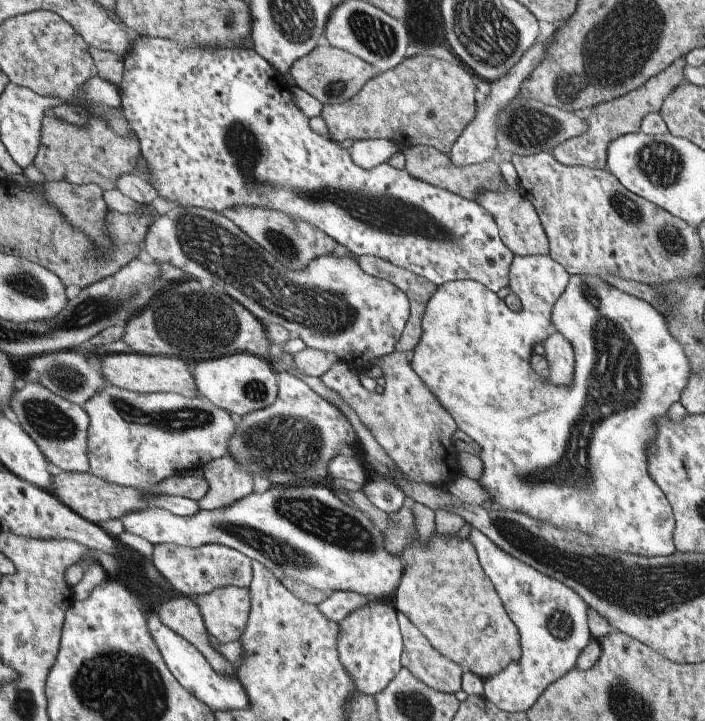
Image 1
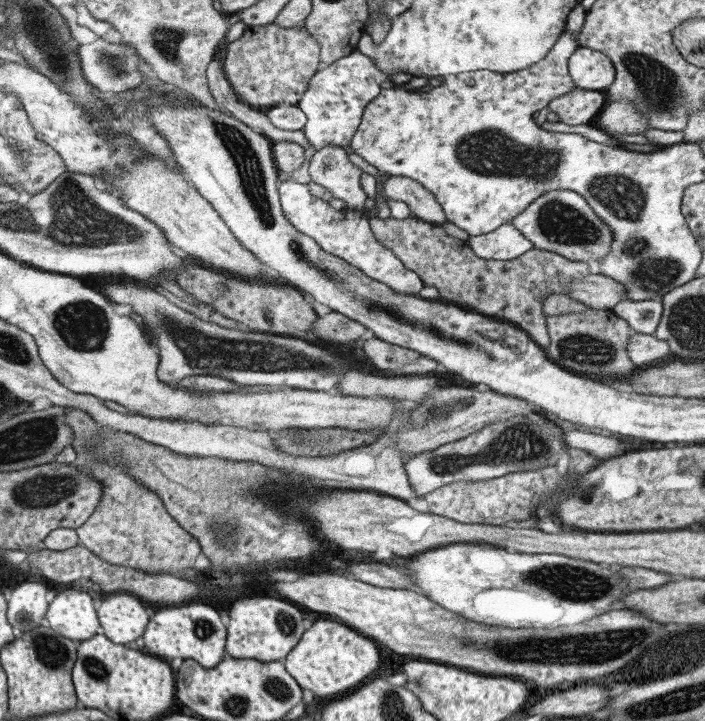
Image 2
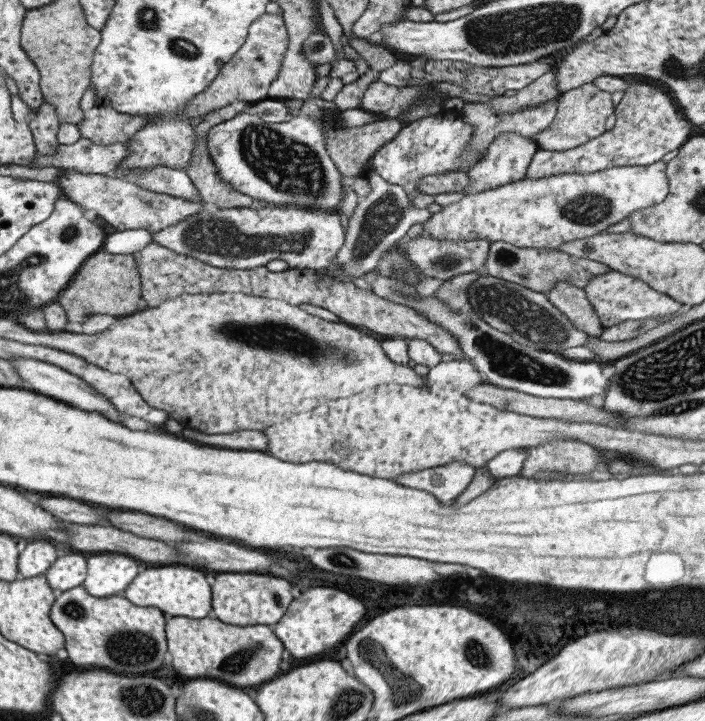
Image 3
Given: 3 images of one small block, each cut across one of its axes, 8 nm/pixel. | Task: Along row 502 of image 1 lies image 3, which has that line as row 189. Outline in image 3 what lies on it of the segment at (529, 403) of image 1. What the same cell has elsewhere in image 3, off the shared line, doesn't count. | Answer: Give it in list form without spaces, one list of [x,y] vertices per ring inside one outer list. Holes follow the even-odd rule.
[[[657,161],[647,166],[615,166],[589,174],[566,172],[543,178],[524,176],[493,189],[465,194],[459,201],[441,206],[437,213],[422,222],[423,232],[440,241],[481,239],[506,242],[517,248],[554,249],[559,244],[599,234],[611,224],[628,218],[632,212],[659,204],[668,193],[665,167],[664,162]]]

